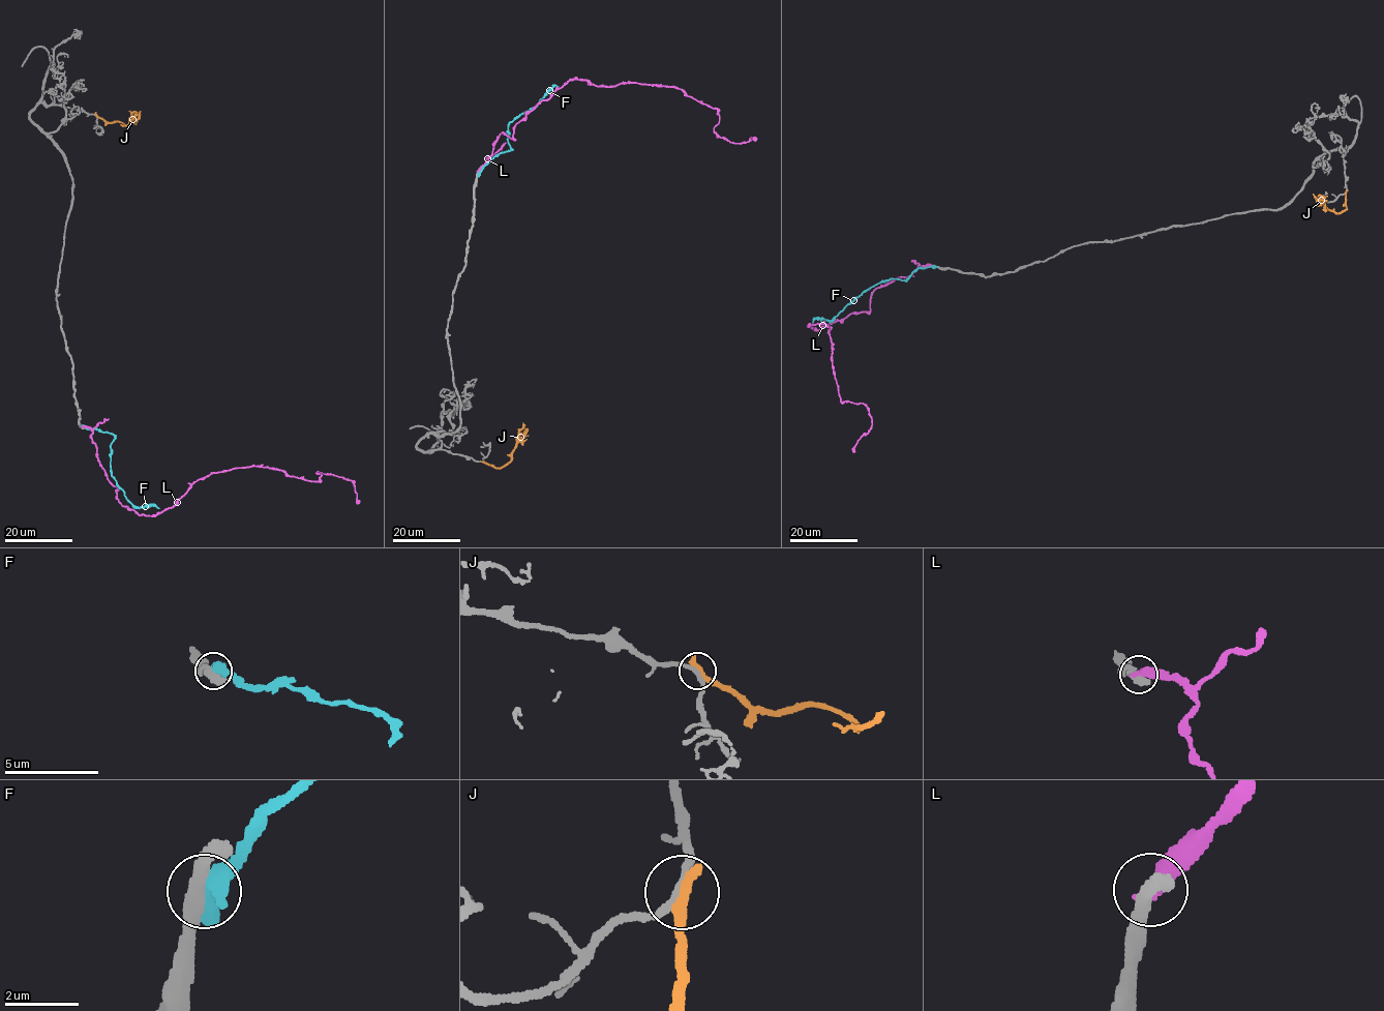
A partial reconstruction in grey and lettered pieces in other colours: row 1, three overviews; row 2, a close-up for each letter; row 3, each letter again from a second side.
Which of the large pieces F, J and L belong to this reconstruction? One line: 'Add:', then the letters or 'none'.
Add: none

